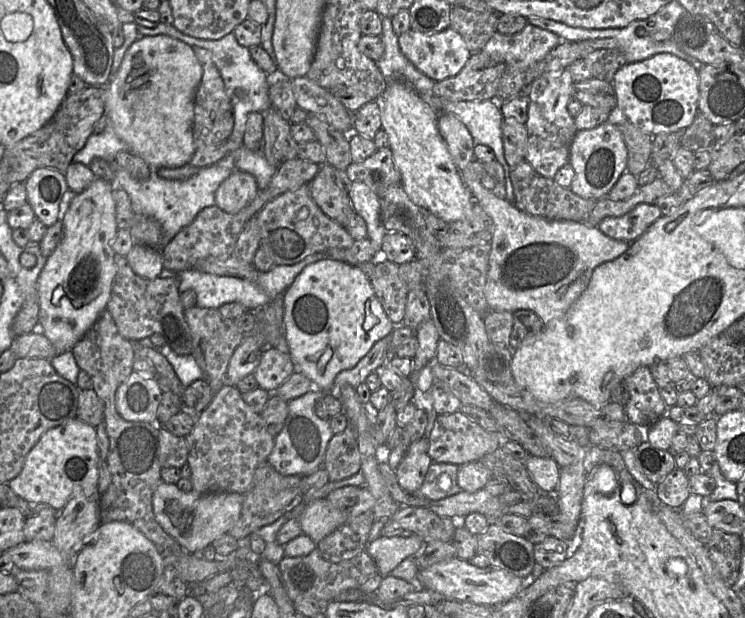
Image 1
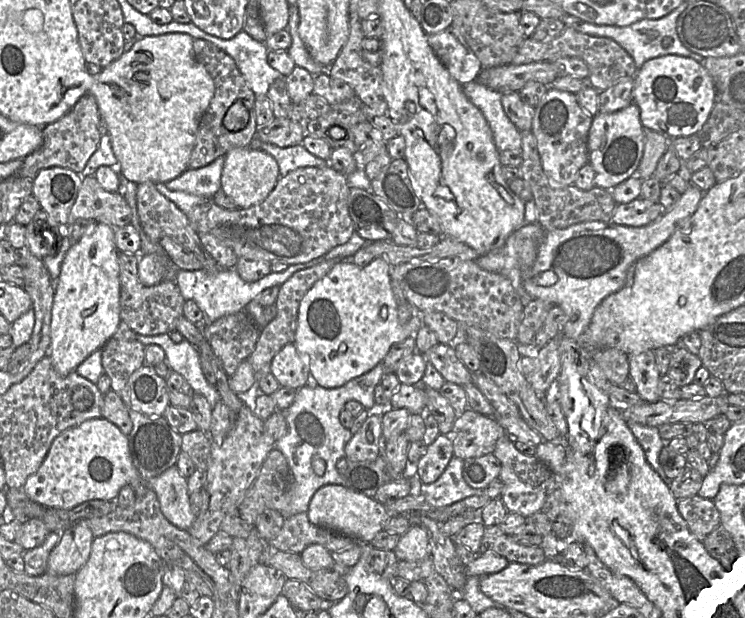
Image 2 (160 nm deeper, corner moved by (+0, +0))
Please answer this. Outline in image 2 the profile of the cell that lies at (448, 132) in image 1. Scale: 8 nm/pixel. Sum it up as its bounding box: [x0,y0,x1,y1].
[522,184,703,394]

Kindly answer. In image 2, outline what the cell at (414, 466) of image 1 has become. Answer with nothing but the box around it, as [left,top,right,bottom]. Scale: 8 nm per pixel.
[415,433,453,484]

